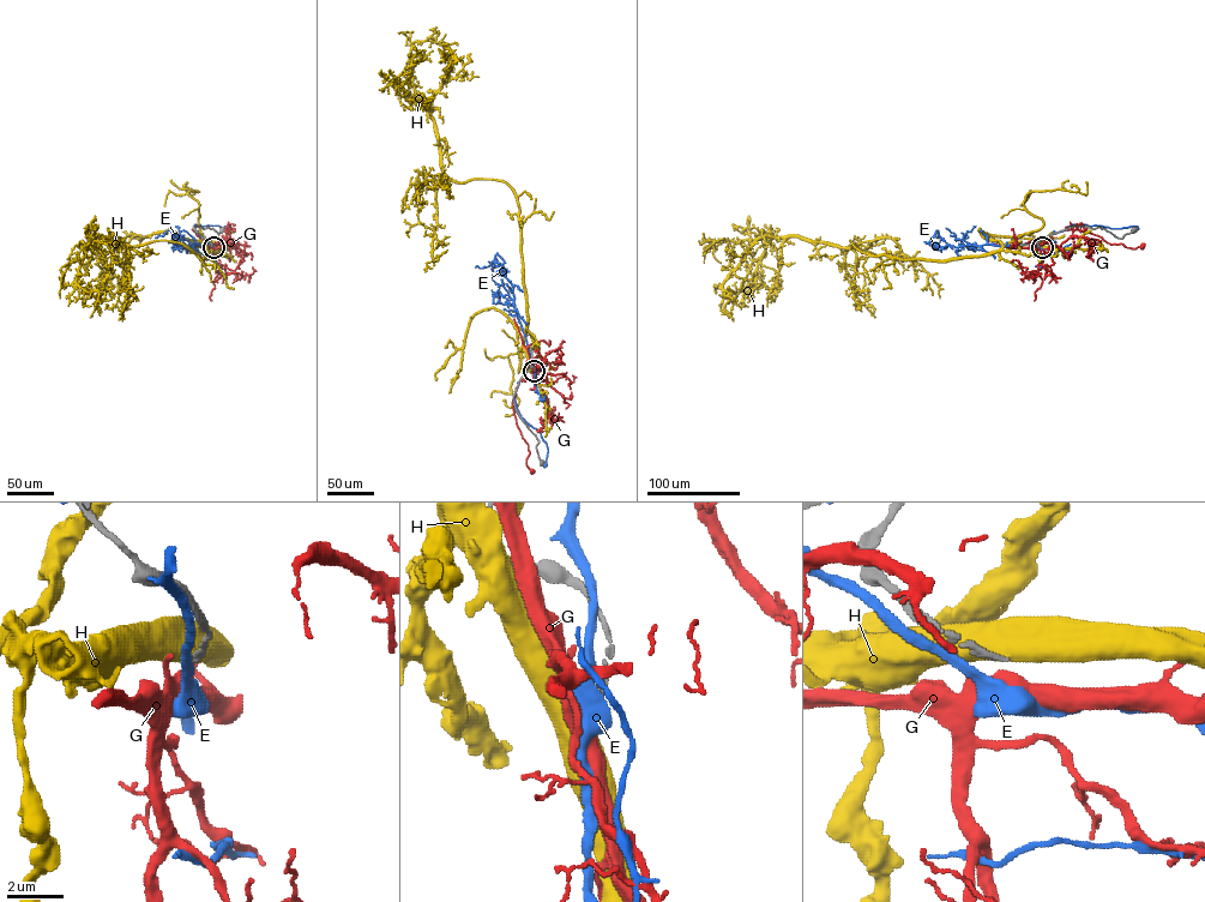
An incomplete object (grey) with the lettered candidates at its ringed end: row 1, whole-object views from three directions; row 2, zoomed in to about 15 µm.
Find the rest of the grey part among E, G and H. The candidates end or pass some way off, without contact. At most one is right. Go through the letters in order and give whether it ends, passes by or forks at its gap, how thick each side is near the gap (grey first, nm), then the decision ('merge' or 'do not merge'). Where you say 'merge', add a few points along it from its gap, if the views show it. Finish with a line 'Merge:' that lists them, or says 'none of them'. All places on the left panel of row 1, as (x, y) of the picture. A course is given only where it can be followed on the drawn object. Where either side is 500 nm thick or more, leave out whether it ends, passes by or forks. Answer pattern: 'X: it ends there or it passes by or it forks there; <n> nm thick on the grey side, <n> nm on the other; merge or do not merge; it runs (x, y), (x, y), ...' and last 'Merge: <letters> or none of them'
E: 160 nm thick on the grey side, 500 nm on the other; do not merge
G: 160 nm thick on the grey side, 650 nm on the other; do not merge
H: 160 nm thick on the grey side, 750 nm on the other; do not merge
Merge: none of them

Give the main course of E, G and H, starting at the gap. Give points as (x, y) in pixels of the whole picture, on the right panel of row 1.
E: (1042, 248), (1031, 242), (1074, 224), (1136, 227)
G: (1042, 247), (1031, 250), (1052, 234), (1071, 229), (1097, 235), (1110, 244), (1142, 246)
H: (1042, 247), (1008, 242), (923, 260), (869, 256), (850, 240), (845, 248), (761, 236), (723, 284), (733, 319)

